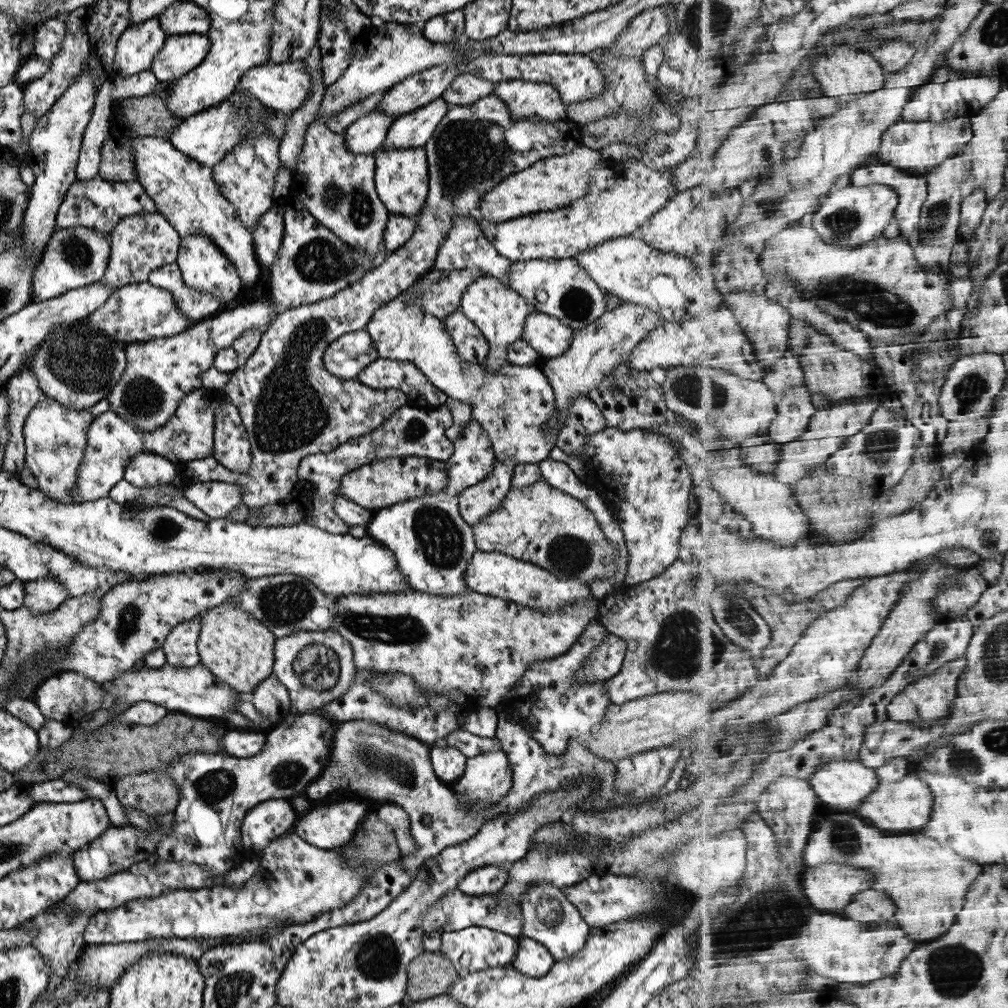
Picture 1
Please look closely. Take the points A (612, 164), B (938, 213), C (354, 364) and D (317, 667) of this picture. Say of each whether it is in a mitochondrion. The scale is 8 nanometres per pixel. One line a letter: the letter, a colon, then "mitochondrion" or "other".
A: other
B: mitochondrion
C: other
D: mitochondrion

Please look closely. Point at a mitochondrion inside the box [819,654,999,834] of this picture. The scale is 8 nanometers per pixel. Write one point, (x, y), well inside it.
(959, 760)

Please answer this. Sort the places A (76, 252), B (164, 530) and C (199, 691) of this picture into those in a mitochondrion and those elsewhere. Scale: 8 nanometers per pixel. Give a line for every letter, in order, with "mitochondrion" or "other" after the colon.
A: mitochondrion
B: mitochondrion
C: other

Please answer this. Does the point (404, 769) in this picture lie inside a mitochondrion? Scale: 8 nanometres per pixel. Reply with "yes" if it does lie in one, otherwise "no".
yes

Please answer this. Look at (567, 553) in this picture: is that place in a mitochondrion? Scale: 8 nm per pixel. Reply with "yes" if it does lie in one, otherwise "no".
yes

